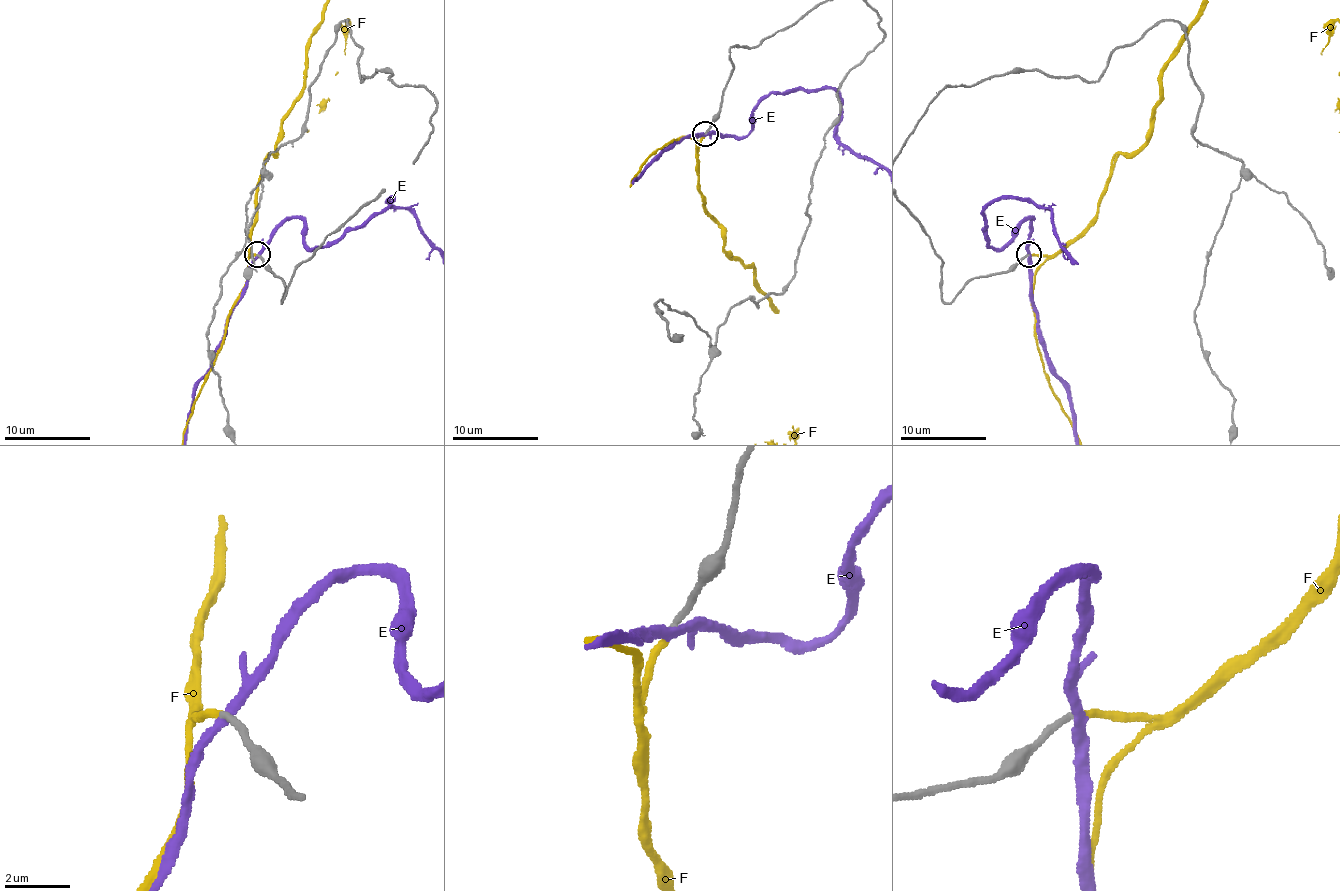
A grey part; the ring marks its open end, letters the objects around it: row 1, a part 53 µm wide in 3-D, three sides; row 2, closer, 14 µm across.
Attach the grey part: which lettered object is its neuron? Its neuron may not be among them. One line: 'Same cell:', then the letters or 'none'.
Same cell: F

